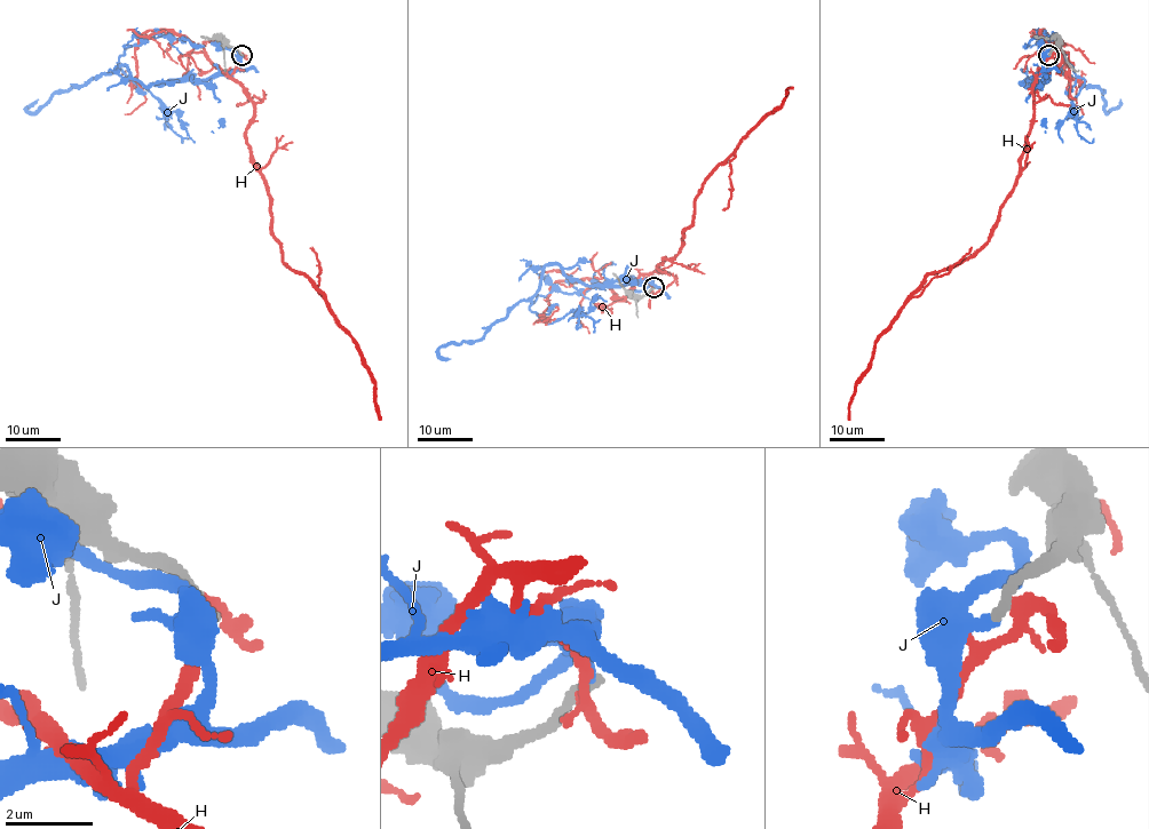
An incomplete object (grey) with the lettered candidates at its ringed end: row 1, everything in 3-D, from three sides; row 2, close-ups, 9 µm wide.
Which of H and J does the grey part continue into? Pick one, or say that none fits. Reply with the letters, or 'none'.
none

